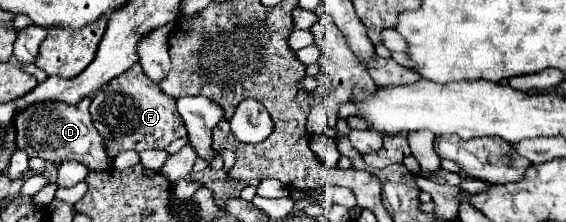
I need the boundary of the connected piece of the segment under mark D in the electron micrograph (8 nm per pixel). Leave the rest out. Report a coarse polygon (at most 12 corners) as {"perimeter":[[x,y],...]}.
{"perimeter":[[90,99],[38,103],[16,117],[30,159],[110,169]]}

